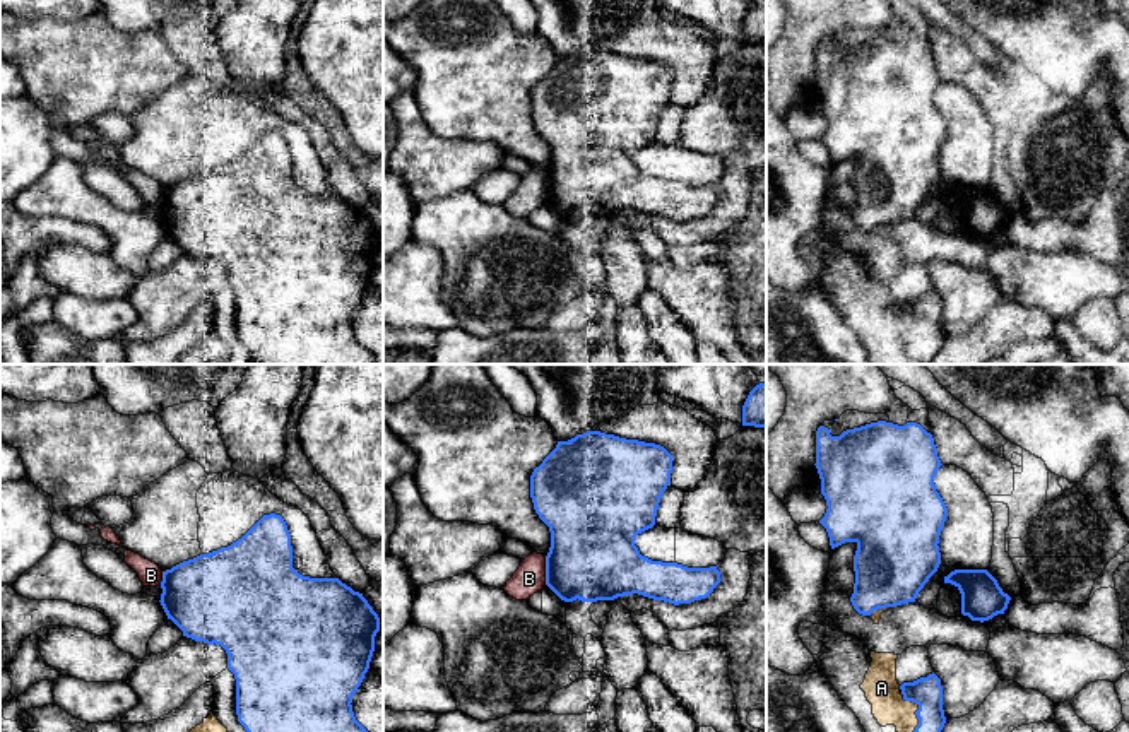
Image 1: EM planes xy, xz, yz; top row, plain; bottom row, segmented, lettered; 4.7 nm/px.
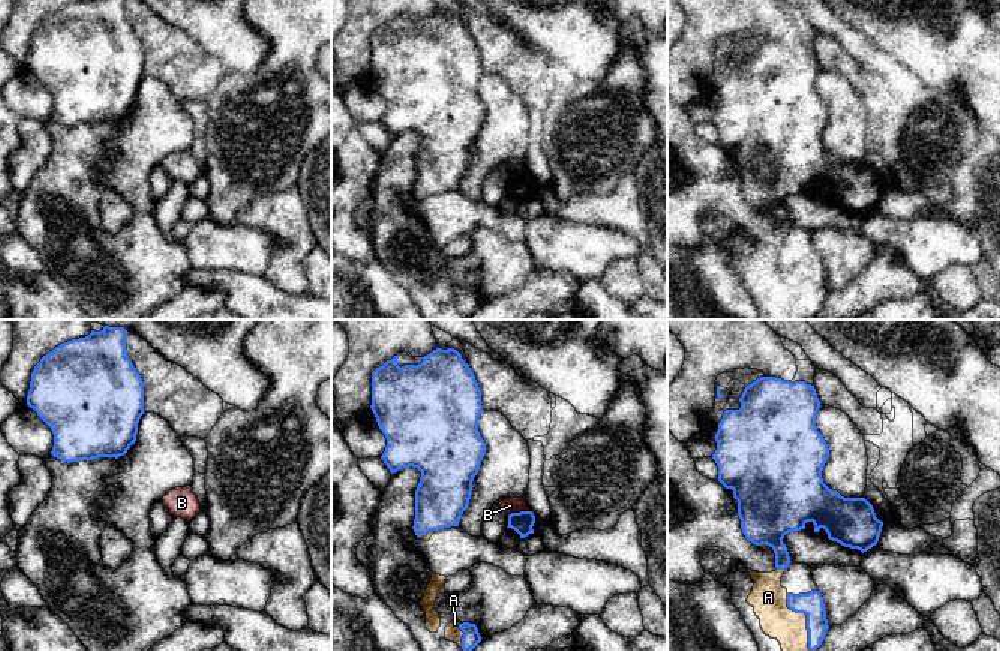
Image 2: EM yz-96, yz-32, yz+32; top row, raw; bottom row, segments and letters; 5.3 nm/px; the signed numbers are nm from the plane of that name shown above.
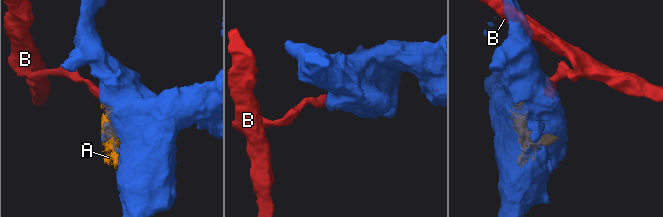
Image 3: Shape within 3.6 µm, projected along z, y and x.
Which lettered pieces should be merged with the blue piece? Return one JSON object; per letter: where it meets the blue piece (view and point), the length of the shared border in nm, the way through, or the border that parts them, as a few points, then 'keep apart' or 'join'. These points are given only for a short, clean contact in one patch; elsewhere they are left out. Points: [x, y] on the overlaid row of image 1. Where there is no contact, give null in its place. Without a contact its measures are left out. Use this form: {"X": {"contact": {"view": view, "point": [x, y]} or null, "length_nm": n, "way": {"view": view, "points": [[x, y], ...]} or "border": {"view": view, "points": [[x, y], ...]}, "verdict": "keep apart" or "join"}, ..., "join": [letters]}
{"A": {"contact": {"view": "yz", "point": [917, 710]}, "length_nm": 200, "verdict": "keep apart"}, "B": {"contact": {"view": "xz", "point": [546, 572]}, "length_nm": 130, "verdict": "keep apart"}, "join": []}

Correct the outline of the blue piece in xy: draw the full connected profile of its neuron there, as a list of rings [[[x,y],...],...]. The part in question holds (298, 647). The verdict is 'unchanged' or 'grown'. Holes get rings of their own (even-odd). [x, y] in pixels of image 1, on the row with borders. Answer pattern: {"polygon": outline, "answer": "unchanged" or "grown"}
{"polygon": [[[263,515],[228,547],[200,554],[163,571],[161,605],[183,636],[221,645],[236,679],[236,715],[246,732],[368,732],[354,717],[352,696],[375,652],[380,617],[339,578],[310,578],[293,568],[291,534],[281,515]]], "answer": "unchanged"}

